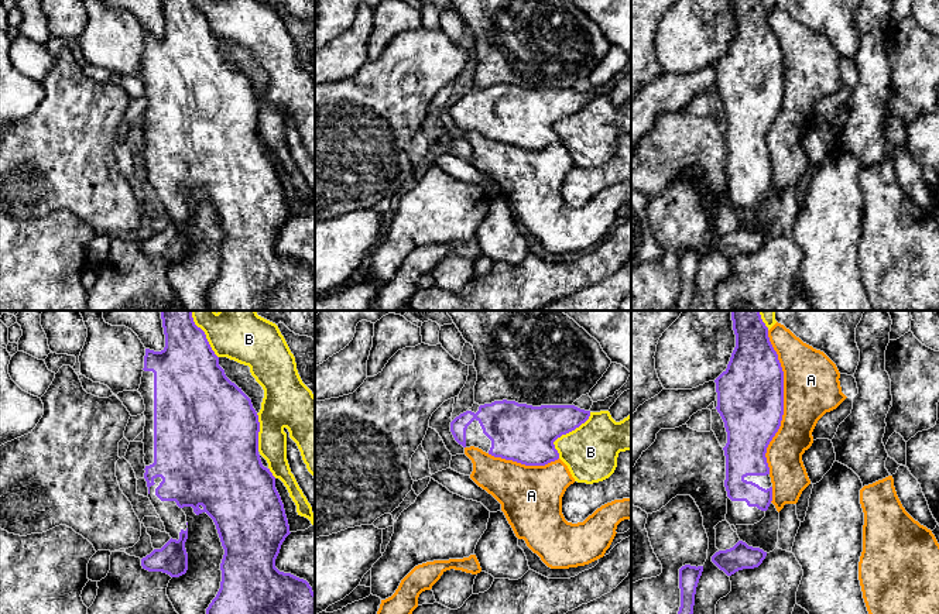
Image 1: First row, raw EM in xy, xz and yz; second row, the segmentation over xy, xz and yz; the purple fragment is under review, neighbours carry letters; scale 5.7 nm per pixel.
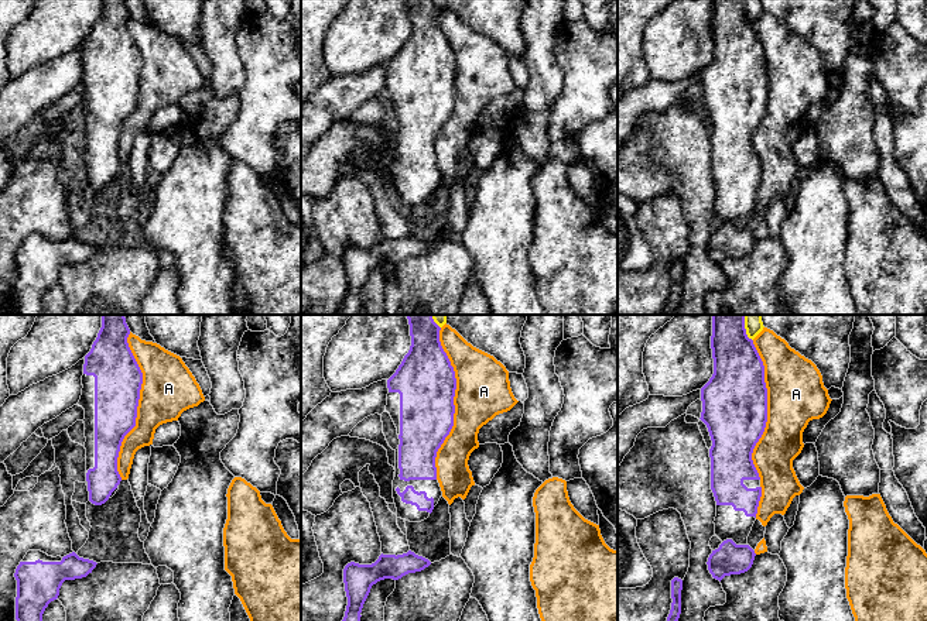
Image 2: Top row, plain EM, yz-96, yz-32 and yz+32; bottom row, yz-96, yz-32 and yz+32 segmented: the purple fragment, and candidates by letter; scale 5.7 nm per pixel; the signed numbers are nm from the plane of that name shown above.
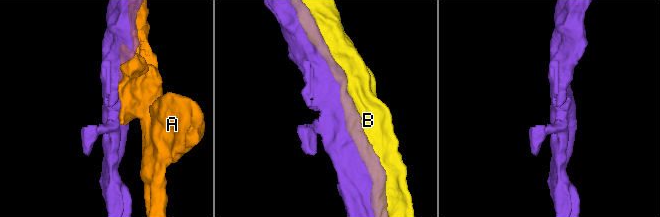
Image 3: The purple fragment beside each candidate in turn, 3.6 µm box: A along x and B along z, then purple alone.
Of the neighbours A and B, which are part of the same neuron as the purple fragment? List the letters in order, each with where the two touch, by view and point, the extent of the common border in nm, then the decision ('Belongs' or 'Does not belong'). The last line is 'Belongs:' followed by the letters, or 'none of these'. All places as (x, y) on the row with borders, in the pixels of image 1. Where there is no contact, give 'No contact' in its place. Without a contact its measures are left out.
A: Touches purple at yz (782, 402). Shared border 800 nm. Does not belong
B: Touches purple at xz (565, 434). Shared border 320 nm. Does not belong
Belongs: none of these

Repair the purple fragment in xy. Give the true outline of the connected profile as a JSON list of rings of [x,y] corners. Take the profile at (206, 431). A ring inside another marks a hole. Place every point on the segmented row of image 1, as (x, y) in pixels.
[[[161,311],[161,319],[165,347],[161,351],[145,349],[138,392],[145,405],[143,443],[148,498],[171,539],[141,559],[143,569],[171,577],[186,573],[188,522],[182,508],[192,507],[196,515],[206,512],[213,519],[225,549],[220,589],[206,614],[315,614],[315,593],[309,583],[275,567],[281,545],[291,532],[275,477],[258,455],[260,422],[251,399],[226,377],[205,332],[195,325],[192,311]]]

